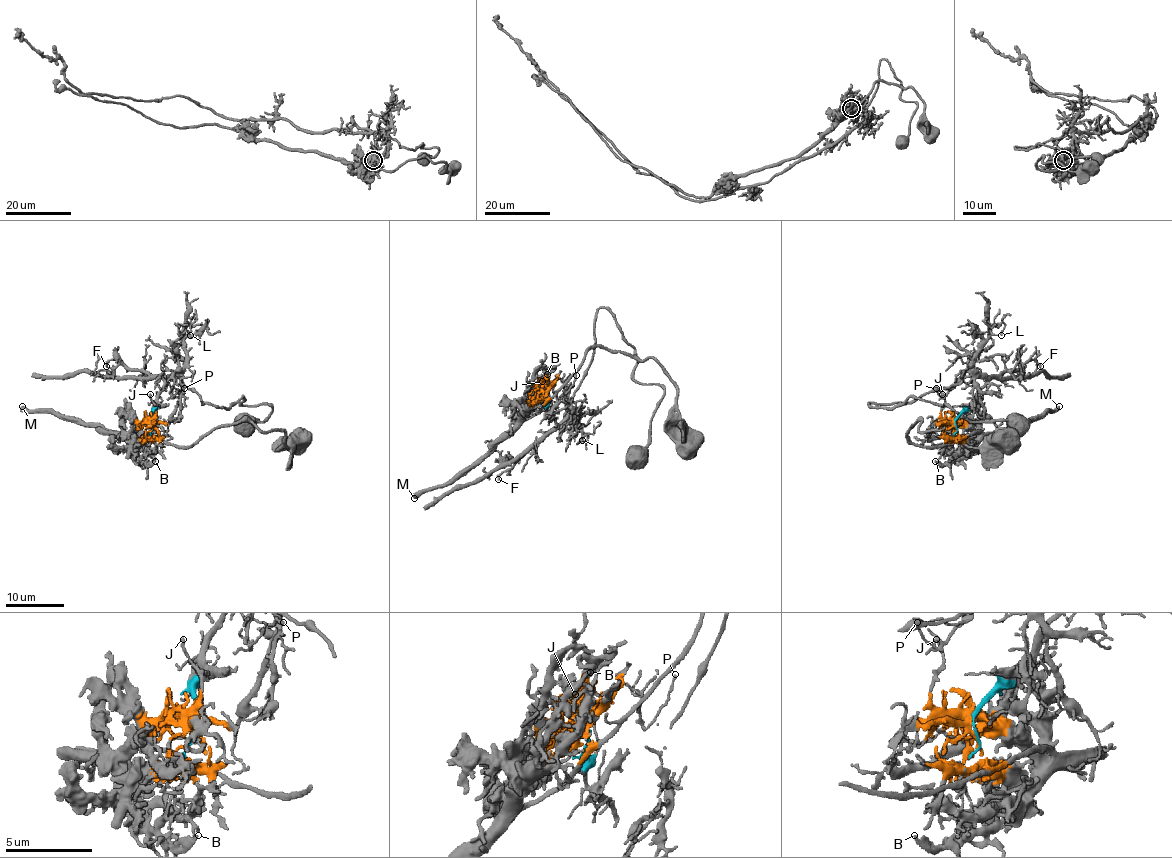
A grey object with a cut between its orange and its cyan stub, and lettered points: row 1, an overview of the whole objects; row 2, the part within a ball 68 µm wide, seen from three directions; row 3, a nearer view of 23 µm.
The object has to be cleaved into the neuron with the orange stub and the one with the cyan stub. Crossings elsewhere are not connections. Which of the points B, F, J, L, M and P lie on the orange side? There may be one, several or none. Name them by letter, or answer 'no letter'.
B, J, M

